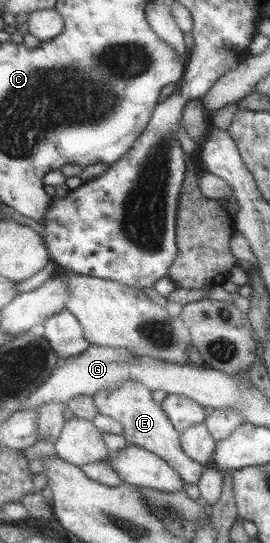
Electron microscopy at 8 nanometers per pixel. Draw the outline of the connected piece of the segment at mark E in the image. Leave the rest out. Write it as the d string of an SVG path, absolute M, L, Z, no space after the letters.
M126 381L124 385L114 391L100 391L93 397L100 414L111 416L122 423L123 436L126 437L129 446L142 447L159 455L180 473L186 485L191 483L197 485L206 465L198 463L184 452L180 433L164 412L162 403L154 401L154 395L150 389L146 389L146 386L142 385L140 381Z

